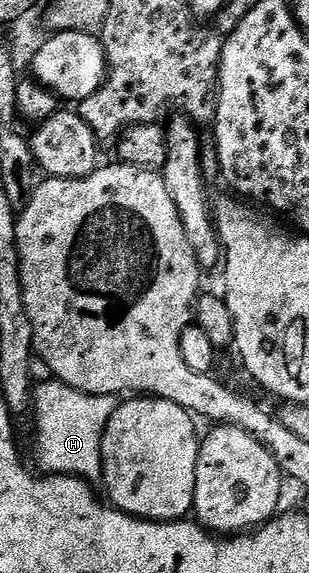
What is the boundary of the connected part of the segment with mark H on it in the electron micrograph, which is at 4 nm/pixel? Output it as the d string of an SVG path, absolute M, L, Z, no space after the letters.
M49 379L32 389L34 413L34 457L43 474L80 477L87 483L102 479L102 436L116 404L113 396L93 397L68 387L57 379Z

